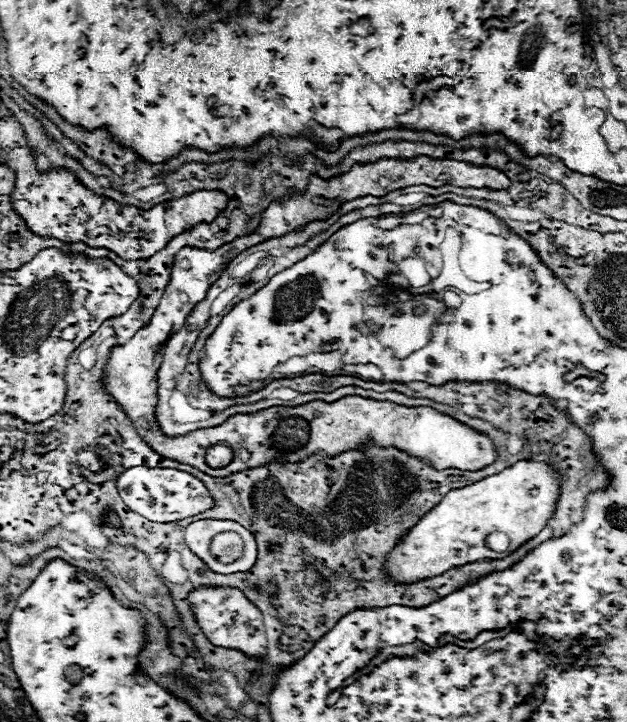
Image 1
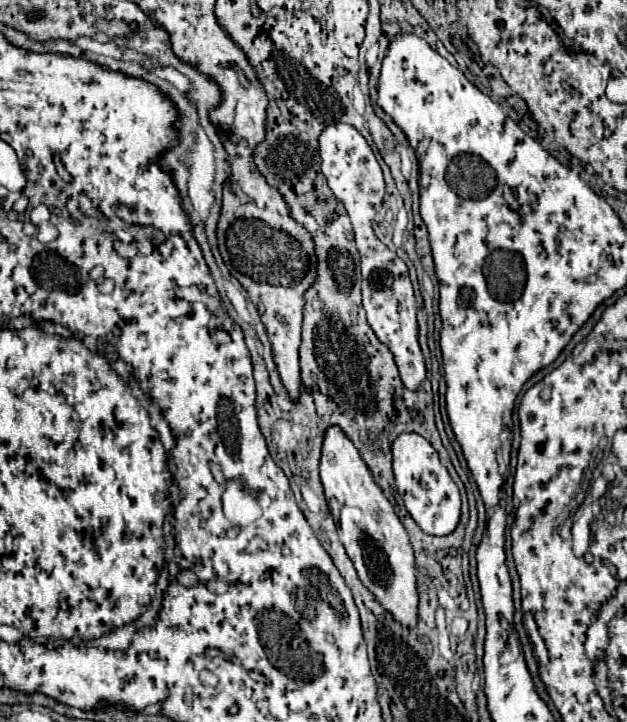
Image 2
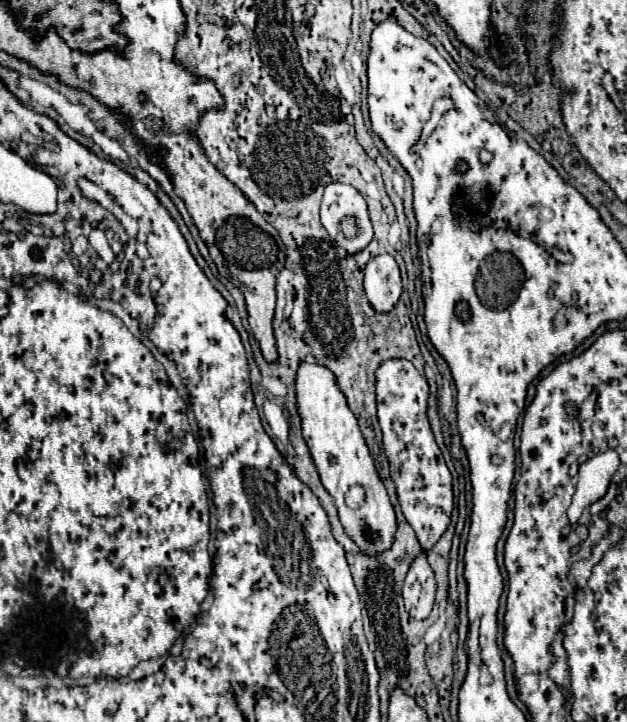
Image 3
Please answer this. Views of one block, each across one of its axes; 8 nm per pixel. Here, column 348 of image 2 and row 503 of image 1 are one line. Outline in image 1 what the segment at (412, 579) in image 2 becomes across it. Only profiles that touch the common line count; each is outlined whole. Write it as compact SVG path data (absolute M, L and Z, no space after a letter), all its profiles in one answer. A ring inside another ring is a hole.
M520 460L500 474L478 480L470 486L450 490L400 542L386 562L386 570L398 582L414 582L444 574L454 566L476 560L492 560L492 550L484 544L490 532L504 532L510 538L506 554L518 550L528 538L540 534L556 512L562 494L562 472L544 460Z

